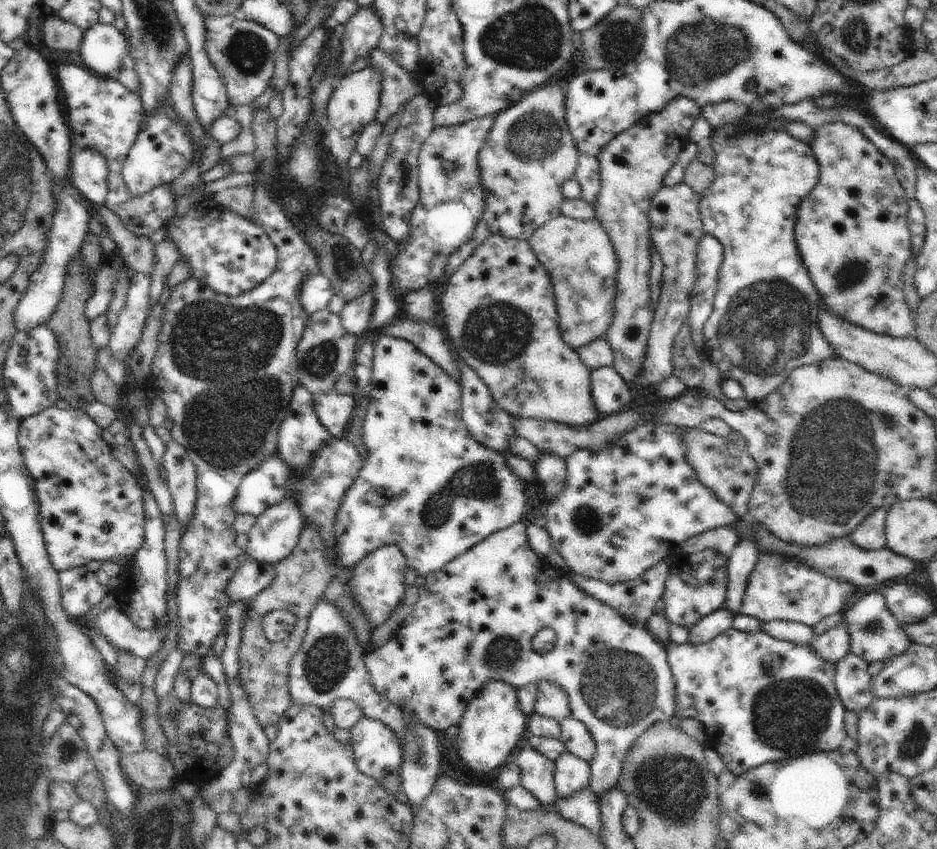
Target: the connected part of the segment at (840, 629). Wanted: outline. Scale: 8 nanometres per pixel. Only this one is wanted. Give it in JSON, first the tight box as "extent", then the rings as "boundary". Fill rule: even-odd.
{"extent":[810,621,851,665],"boundary":[[[842,621],[835,628],[821,635],[815,635],[811,640],[810,647],[822,660],[835,665],[839,660],[842,660],[843,656],[851,652],[849,644],[850,635],[847,632],[847,624]]]}

